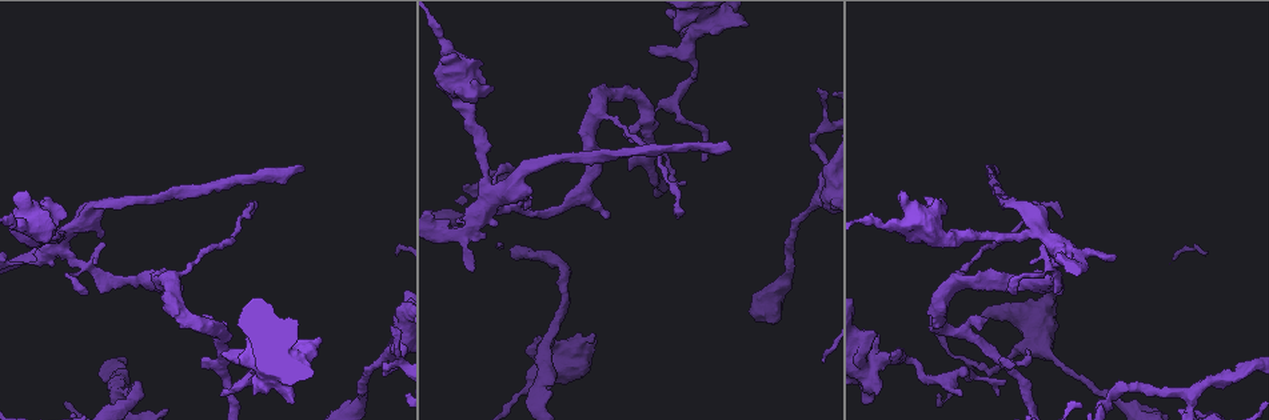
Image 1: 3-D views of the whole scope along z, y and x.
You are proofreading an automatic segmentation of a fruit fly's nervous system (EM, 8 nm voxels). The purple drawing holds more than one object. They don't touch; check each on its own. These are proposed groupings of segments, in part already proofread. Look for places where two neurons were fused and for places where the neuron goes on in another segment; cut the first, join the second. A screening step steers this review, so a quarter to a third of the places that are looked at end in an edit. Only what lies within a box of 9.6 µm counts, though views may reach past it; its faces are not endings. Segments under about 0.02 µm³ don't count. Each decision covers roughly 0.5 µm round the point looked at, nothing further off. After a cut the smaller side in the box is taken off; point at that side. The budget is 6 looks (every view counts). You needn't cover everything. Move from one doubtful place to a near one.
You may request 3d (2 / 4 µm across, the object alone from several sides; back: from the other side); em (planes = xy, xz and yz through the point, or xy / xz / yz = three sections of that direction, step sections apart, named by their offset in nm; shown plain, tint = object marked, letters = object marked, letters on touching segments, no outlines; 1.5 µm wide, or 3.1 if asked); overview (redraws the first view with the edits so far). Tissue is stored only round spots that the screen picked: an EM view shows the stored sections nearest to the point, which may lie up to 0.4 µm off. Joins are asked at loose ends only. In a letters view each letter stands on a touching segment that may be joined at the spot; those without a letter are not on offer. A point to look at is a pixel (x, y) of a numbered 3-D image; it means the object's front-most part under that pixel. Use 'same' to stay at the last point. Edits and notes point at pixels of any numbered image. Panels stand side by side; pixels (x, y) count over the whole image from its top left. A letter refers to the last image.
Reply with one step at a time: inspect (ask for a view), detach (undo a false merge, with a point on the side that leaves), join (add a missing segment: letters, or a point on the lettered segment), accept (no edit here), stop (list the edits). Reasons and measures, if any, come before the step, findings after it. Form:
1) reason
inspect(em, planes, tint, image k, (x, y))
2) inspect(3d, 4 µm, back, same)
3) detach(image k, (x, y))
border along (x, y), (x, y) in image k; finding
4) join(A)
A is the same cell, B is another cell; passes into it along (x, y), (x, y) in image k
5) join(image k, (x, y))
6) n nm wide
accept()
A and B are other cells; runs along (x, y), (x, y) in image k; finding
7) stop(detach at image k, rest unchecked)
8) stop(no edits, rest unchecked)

thick turns thin
inspect(3d, 2 µm, image 1, (1189, 400))

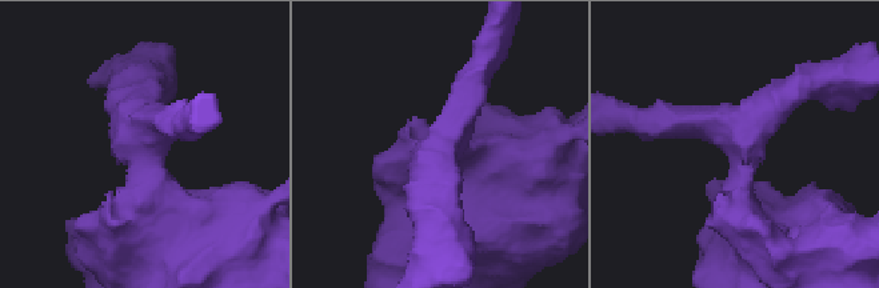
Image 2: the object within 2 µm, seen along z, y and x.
4 arms
inspect(em, planes, tint, image 2, (451, 147))

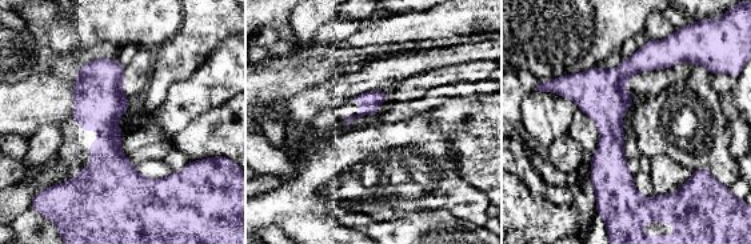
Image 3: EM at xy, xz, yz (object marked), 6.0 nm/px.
inspect(em, planes, letters, same)

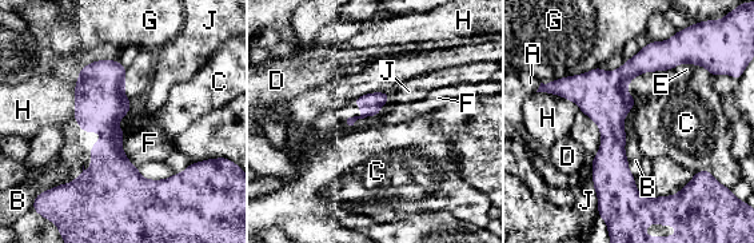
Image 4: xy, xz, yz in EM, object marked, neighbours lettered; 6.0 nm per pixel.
accept()
A, B, C, D, E, F, G, H and J are other cells; all the same neuron

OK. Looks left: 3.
tapers out
inspect(em, planes, letters, image 1, (998, 392))

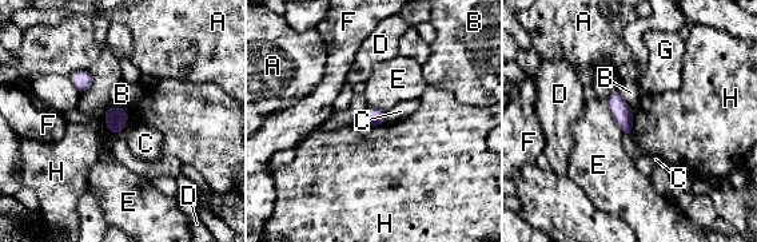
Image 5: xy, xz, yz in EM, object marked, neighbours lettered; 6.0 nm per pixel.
110 nm wide
accept()
A, B, C, D, E, F, G and H are other cells; border along (359, 122), (365, 125), (385, 123) in image 5; no lettered segment goes on from it

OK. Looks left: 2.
stop(no edits, rest unchecked)

